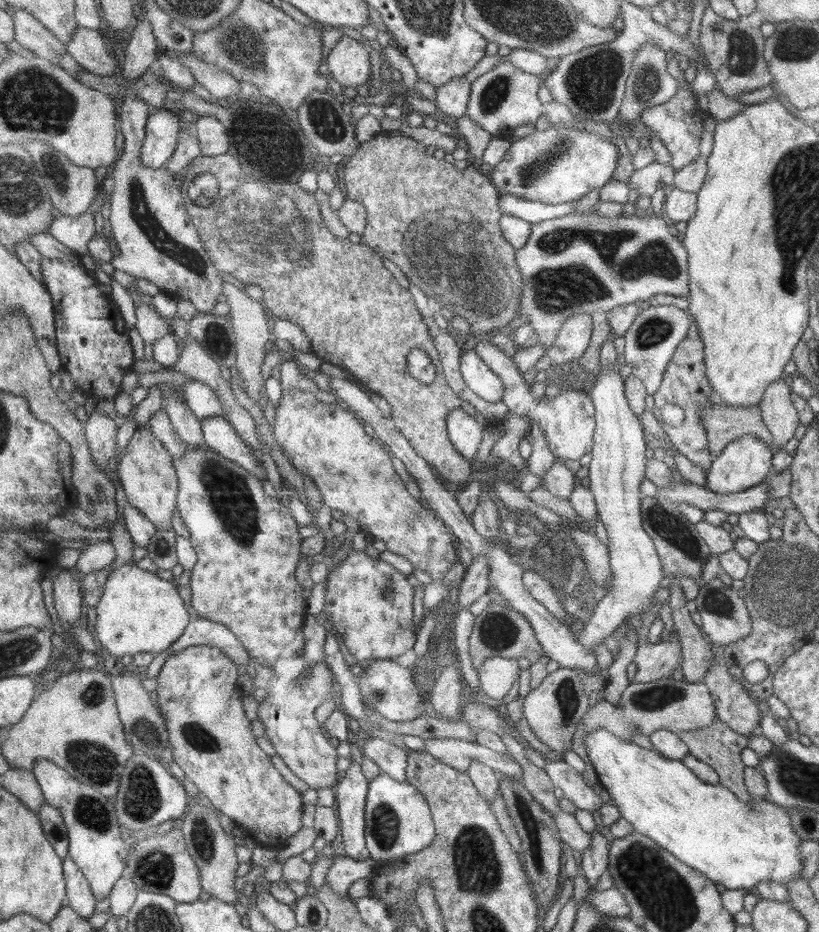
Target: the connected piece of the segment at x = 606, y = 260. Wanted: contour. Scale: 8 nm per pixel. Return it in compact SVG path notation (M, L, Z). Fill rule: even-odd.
M573 212L568 216L562 218L553 218L552 220L544 220L538 224L531 225L531 234L526 244L522 248L517 249L515 252L515 259L523 280L521 288L521 301L517 308L518 314L526 314L528 316L529 325L534 328L536 334L539 336L538 344L544 346L547 349L552 346L552 343L556 340L559 330L562 328L565 320L568 320L569 316L574 316L577 312L586 312L590 315L595 310L601 310L602 312L610 312L617 306L623 304L634 304L636 300L646 301L652 298L655 294L671 294L672 296L681 296L682 298L688 298L689 289L689 264L688 255L683 242L680 241L680 237L674 237L669 232L669 221L664 217L645 216L637 217L632 215L626 217L624 215L617 216L616 218L606 218L596 213L578 213Z

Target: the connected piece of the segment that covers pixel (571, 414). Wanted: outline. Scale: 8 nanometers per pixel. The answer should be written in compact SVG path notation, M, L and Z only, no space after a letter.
M486 337L472 338L472 349L476 354L500 377L505 391L502 402L509 408L510 413L528 418L544 429L548 447L559 461L574 460L580 461L582 456L589 454L593 448L595 422L595 406L587 392L578 387L570 387L567 393L560 394L557 398L535 399L530 387L524 381L531 374L524 375L518 371L515 360L506 356L503 350L494 346Z

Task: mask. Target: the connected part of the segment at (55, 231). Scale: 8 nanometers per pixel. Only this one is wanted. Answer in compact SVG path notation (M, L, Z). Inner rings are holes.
M100 191L92 201L91 207L84 214L76 218L62 215L55 218L50 224L50 232L54 238L66 244L74 250L79 257L89 254L88 243L90 239L96 238L98 235L95 229L94 212L102 210L104 198L109 198L111 192Z

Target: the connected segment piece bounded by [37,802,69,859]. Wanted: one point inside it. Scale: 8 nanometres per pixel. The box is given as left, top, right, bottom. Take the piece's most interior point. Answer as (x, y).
(52, 823)

